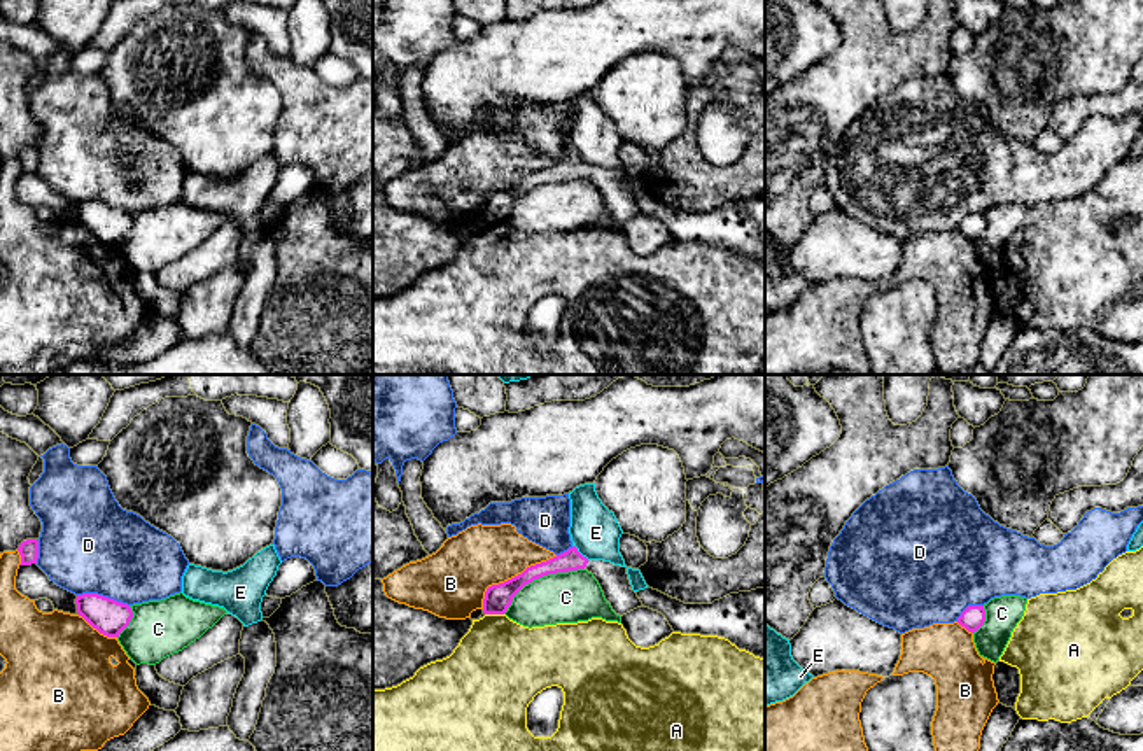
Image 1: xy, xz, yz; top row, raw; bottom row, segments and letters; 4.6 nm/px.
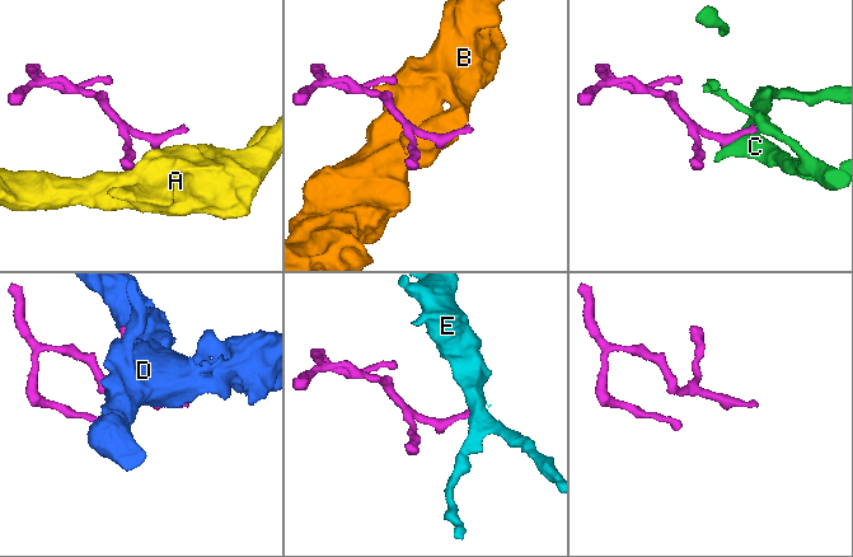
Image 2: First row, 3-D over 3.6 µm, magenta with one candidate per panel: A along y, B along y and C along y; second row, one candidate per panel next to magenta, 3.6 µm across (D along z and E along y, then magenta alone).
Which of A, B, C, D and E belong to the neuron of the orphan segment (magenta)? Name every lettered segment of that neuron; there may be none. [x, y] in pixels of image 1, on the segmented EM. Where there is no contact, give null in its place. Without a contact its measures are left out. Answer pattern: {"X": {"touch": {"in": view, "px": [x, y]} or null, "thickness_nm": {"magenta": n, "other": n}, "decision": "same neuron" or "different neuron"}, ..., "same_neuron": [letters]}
{"A": {"touch": {"in": "xz", "px": [494, 613]}, "thickness_nm": {"magenta": 130, "other": 420}, "decision": "different neuron"}, "B": {"touch": {"in": "xz", "px": [511, 578]}, "thickness_nm": {"magenta": 130, "other": 300}, "decision": "different neuron"}, "C": {"touch": {"in": "xz", "px": [539, 576]}, "thickness_nm": {"magenta": 130, "other": 240}, "decision": "different neuron"}, "D": {"touch": {"in": "xy", "px": [102, 596]}, "thickness_nm": {"magenta": 160, "other": 440}, "decision": "different neuron"}, "E": {"touch": {"in": "xz", "px": [580, 554]}, "thickness_nm": {"magenta": 100, "other": 220}, "decision": "different neuron"}, "same_neuron": []}

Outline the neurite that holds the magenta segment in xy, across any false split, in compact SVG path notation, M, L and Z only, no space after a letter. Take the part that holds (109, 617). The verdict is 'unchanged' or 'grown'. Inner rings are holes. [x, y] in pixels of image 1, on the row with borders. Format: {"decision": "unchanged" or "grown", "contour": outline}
{"decision": "unchanged", "contour": "M98 593L77 595L75 604L79 616L107 637L119 637L133 618L133 611L128 604Z"}

